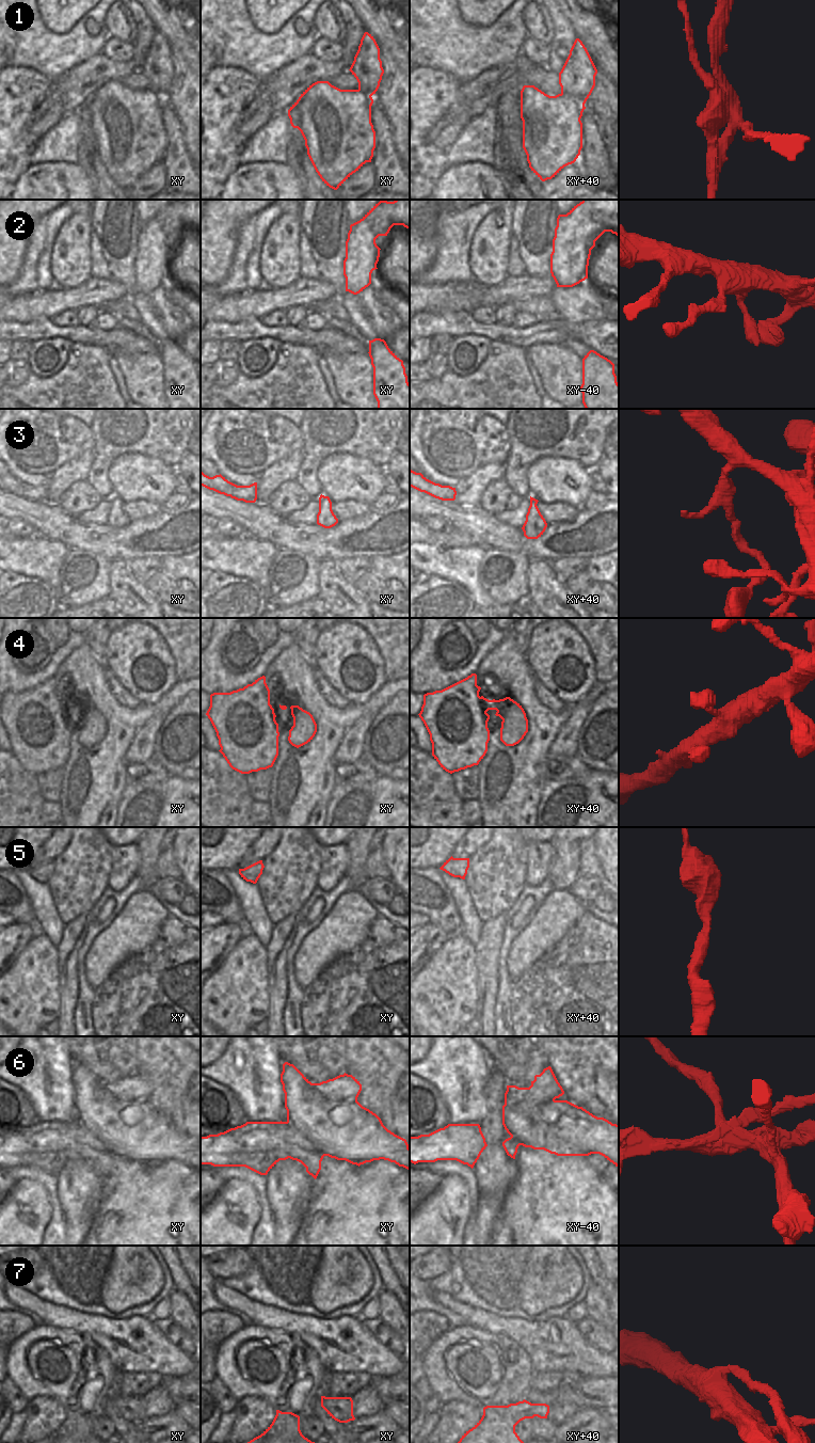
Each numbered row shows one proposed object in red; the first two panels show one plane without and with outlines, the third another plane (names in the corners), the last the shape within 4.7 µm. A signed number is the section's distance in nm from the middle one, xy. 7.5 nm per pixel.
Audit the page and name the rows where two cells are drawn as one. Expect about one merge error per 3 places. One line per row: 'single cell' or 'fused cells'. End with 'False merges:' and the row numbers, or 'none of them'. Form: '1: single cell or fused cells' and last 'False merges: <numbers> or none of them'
1: fused cells
2: single cell
3: single cell
4: single cell
5: single cell
6: fused cells
7: fused cells
False merges: 1, 6, 7

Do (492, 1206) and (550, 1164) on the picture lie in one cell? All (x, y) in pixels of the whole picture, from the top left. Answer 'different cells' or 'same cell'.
different cells

